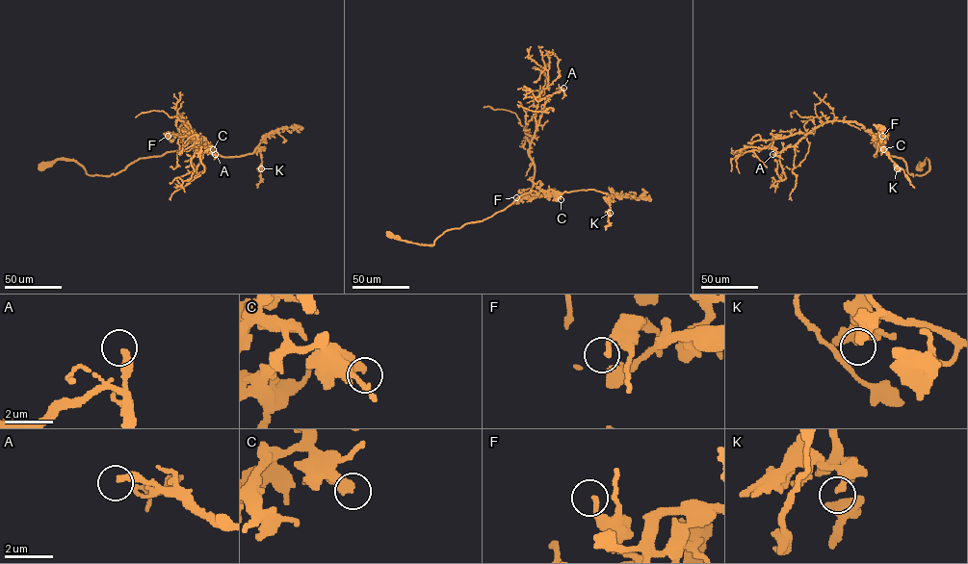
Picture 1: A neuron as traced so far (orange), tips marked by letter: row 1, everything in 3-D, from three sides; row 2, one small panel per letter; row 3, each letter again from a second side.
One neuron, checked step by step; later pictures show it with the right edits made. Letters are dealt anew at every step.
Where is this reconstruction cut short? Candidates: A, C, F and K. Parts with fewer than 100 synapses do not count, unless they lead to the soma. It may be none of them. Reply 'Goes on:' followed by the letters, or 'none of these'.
Goes on: C

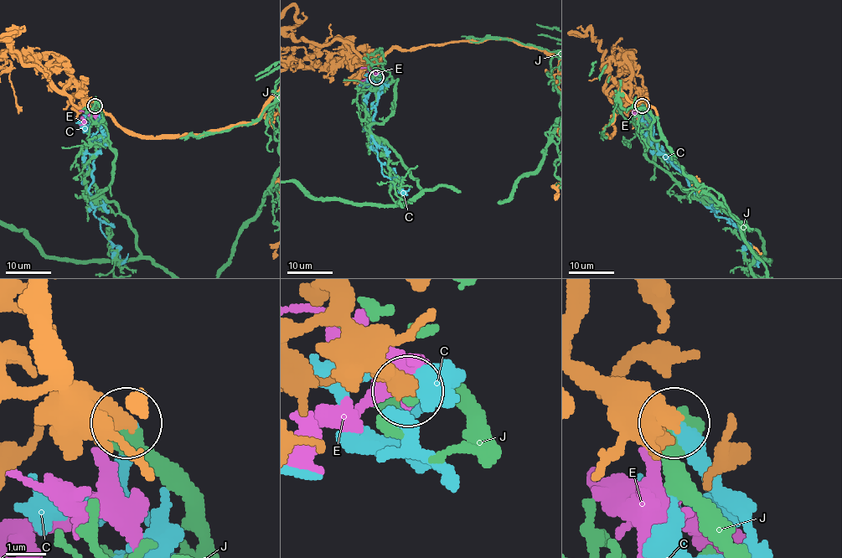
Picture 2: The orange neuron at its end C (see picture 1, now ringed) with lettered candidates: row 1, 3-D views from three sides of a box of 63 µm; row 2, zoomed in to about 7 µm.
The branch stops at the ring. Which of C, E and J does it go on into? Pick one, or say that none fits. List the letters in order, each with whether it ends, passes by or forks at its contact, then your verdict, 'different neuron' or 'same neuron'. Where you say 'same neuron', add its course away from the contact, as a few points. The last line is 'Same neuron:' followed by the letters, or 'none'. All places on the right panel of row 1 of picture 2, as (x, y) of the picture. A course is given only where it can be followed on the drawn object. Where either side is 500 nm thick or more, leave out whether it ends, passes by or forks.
C: it ends | same neuron | via (641, 105), (650, 117), (655, 147), (716, 216), (730, 219), (755, 260), (754, 253)
E: it ends | different neuron
J: different neuron
Same neuron: C

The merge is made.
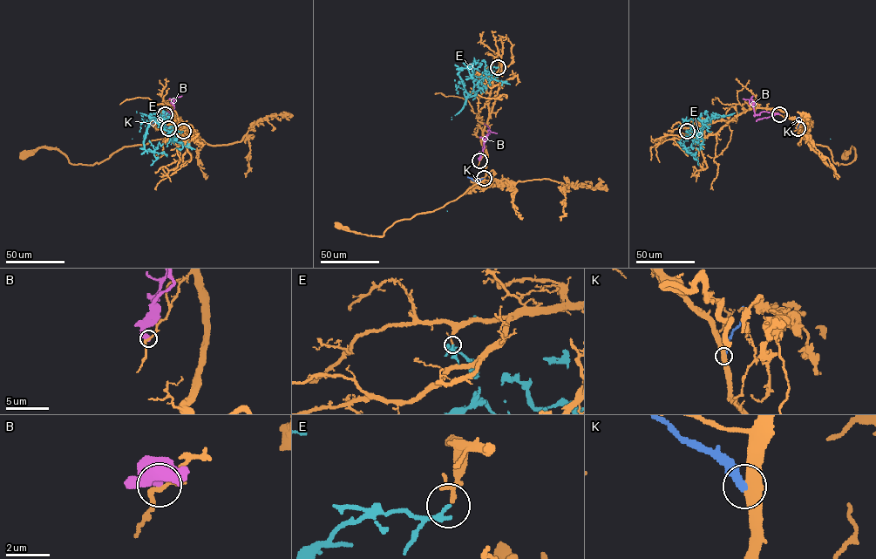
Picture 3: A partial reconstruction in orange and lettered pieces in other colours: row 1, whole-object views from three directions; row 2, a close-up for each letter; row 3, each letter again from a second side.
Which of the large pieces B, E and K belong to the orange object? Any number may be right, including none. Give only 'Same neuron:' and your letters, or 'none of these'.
Same neuron: none of these

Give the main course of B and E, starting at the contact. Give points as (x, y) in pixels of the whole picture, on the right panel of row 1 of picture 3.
B: (779, 114), (761, 112), (755, 114), (752, 100), (743, 99)
E: (687, 131), (692, 135), (706, 120), (738, 112), (830, 139)

